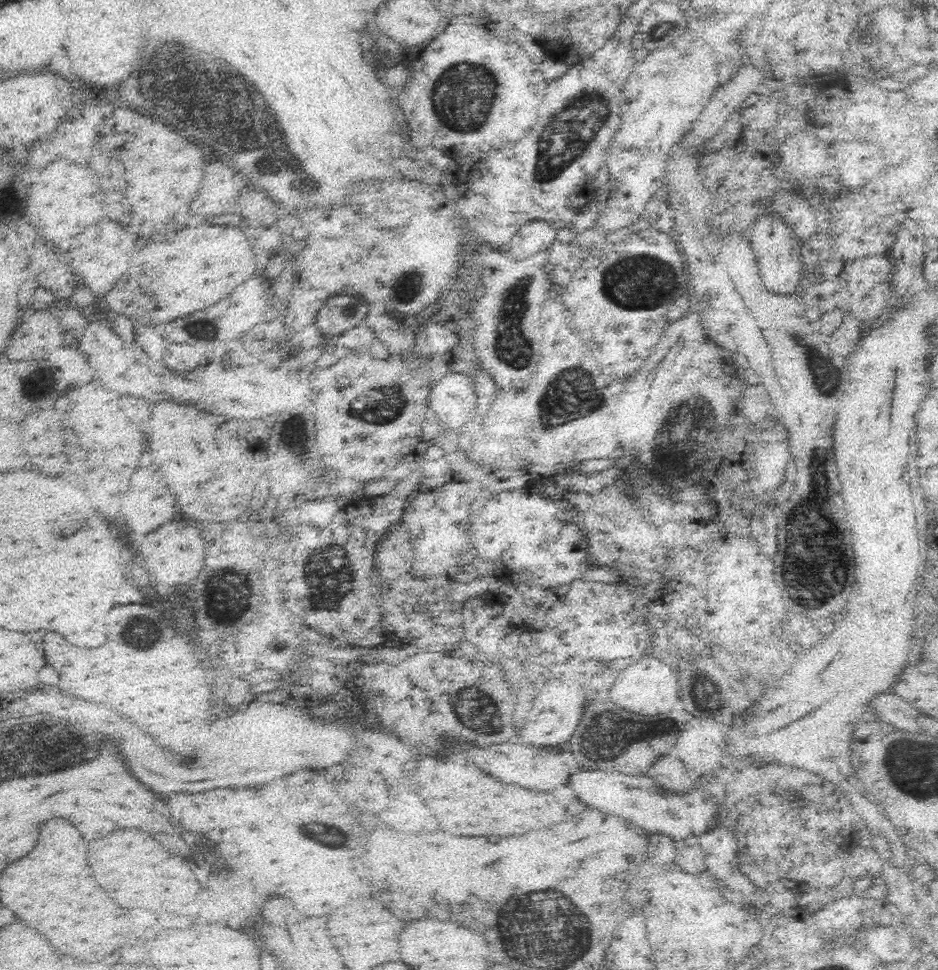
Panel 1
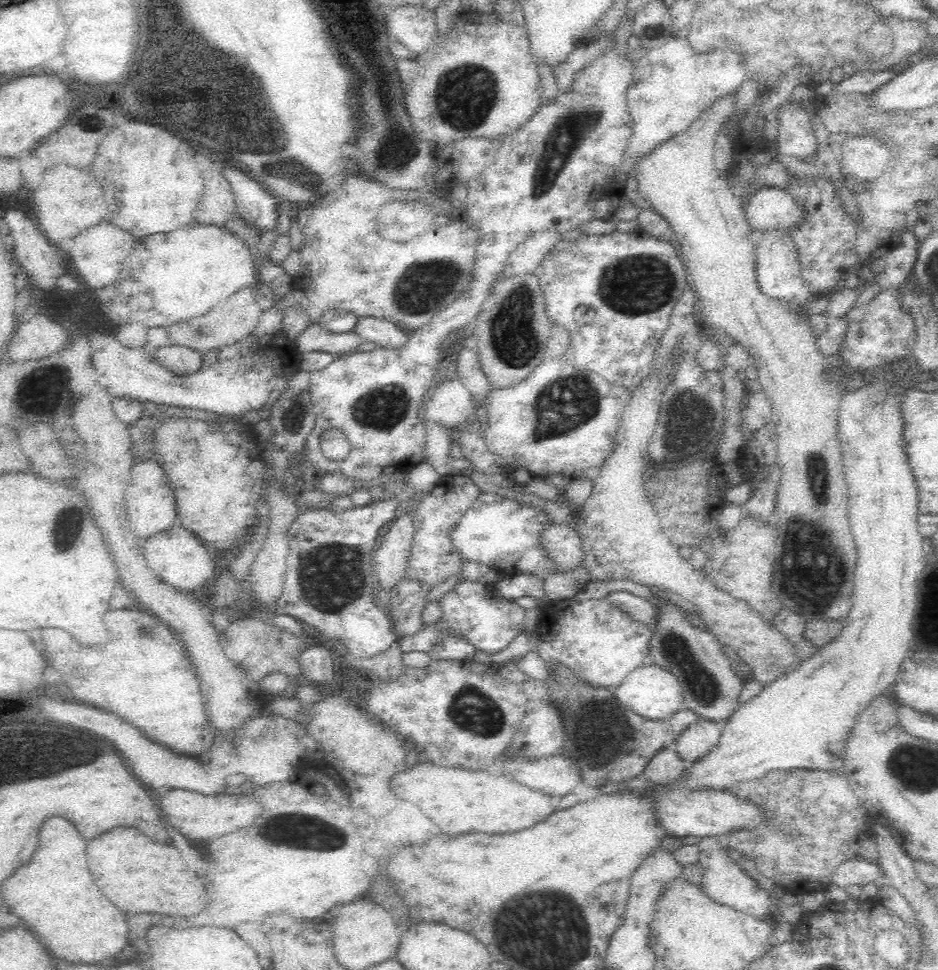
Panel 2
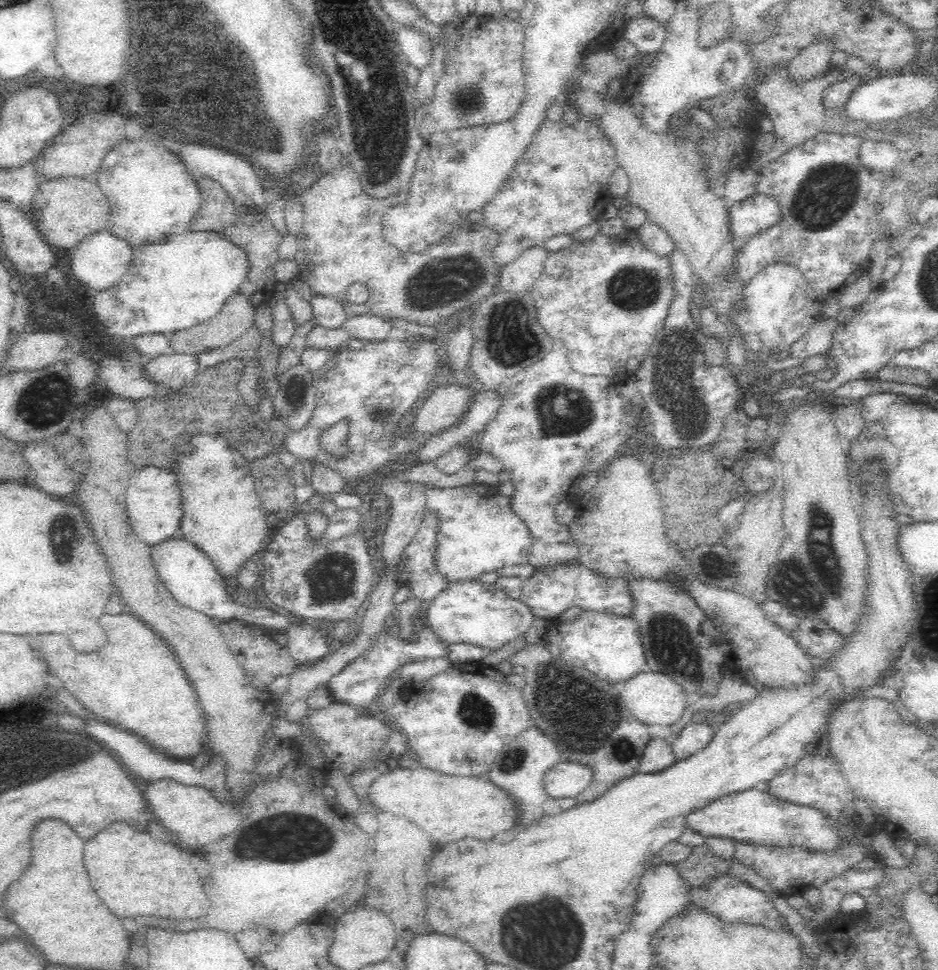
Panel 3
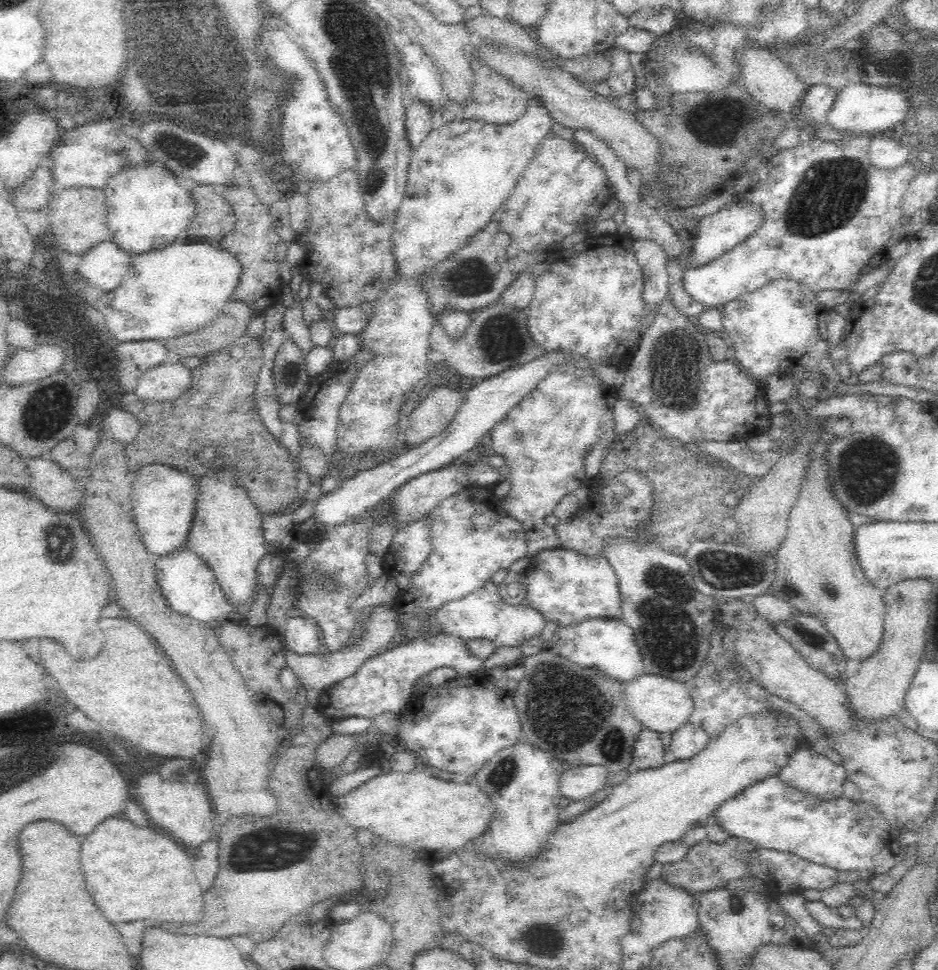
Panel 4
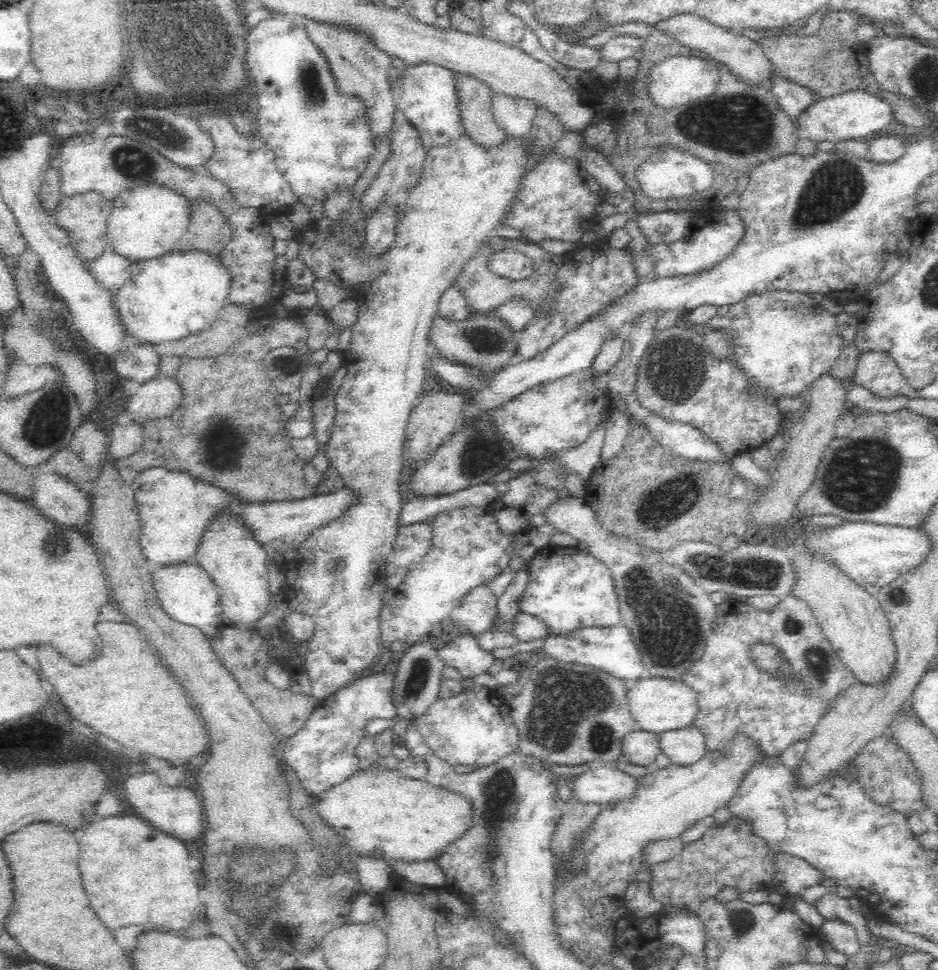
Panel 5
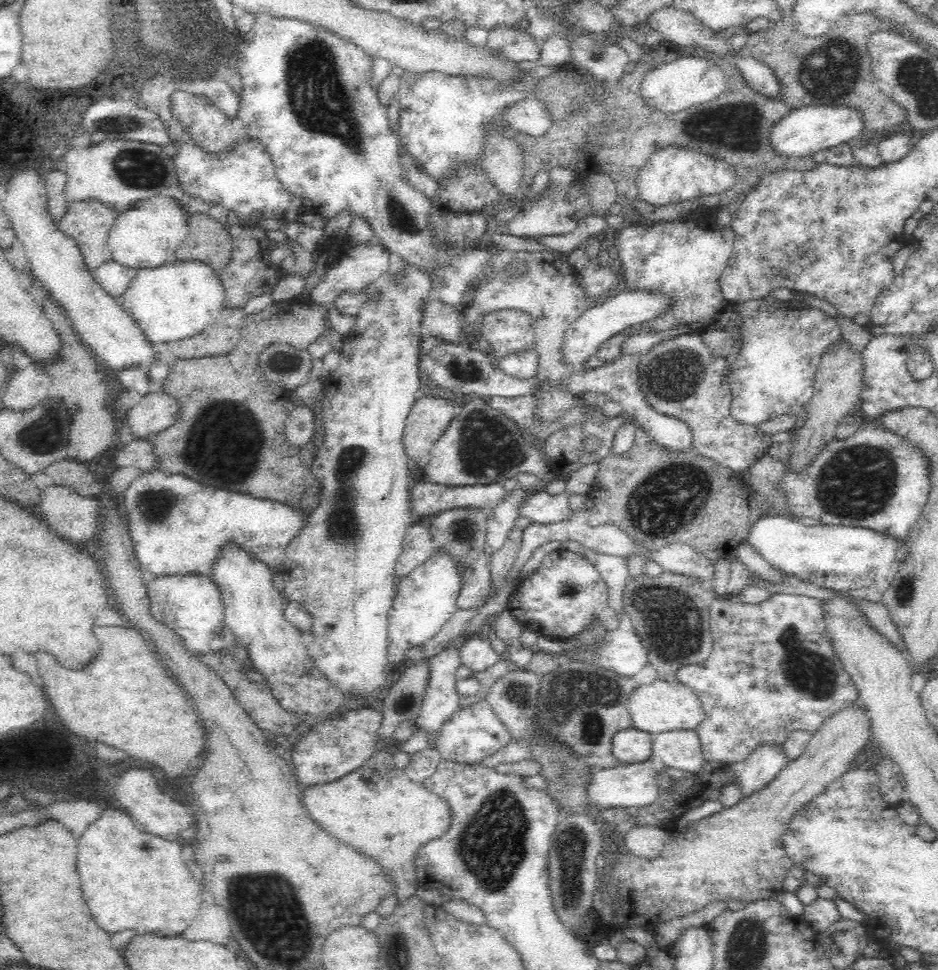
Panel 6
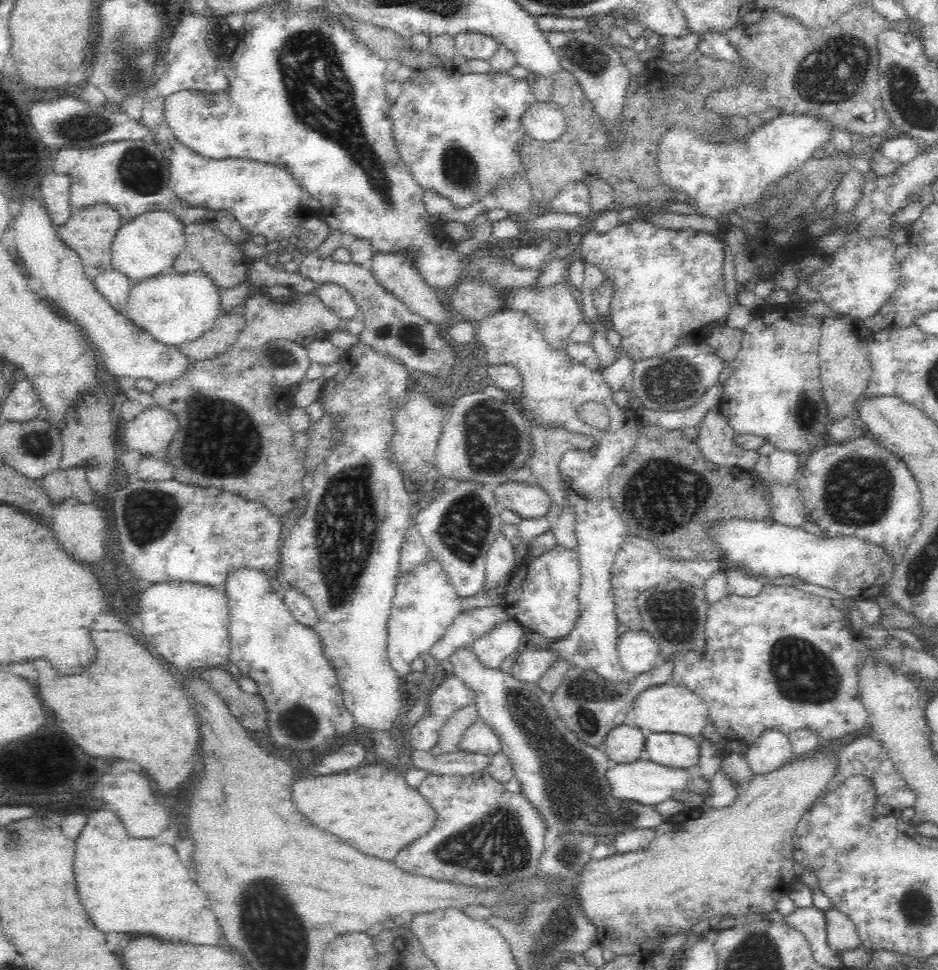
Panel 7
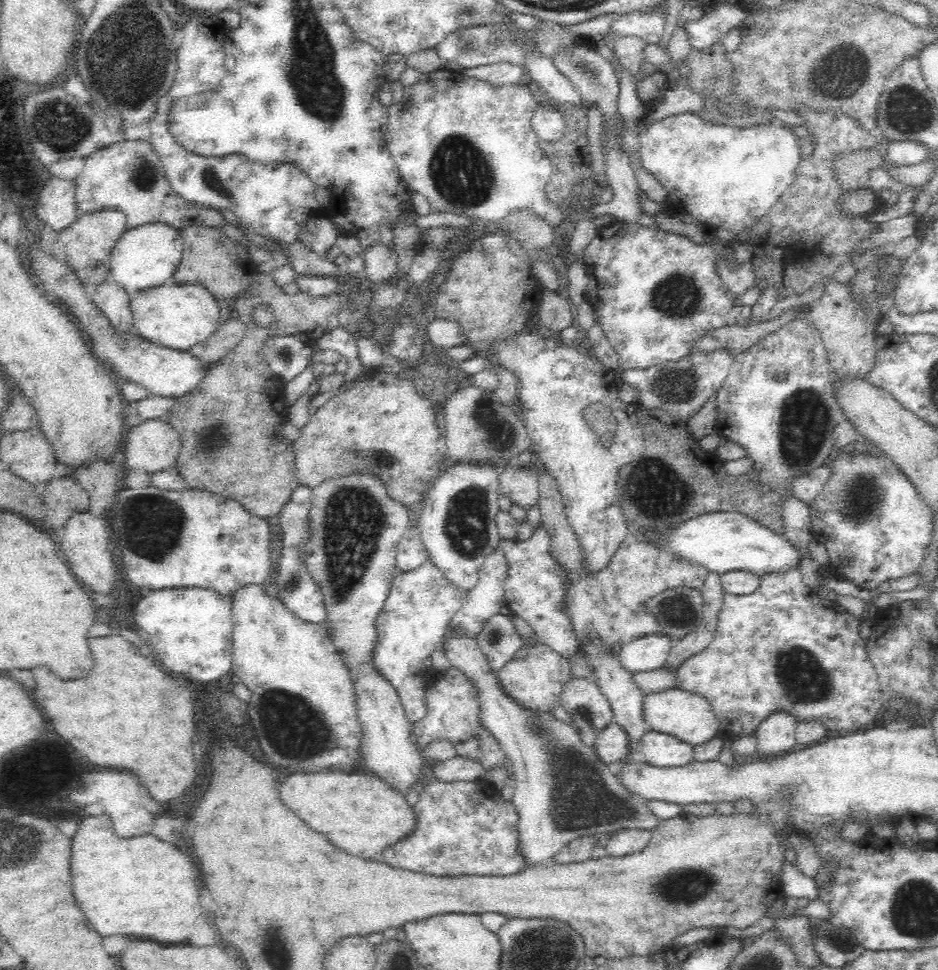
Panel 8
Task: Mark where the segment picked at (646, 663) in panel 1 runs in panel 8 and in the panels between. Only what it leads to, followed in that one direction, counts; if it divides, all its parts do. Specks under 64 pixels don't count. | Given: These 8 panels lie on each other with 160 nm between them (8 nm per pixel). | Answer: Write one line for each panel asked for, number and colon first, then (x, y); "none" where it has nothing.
2: (651, 691)
3: (655, 699)
4: (660, 704)
5: (658, 705)
6: (660, 706)
7: (666, 708)
8: (681, 713)

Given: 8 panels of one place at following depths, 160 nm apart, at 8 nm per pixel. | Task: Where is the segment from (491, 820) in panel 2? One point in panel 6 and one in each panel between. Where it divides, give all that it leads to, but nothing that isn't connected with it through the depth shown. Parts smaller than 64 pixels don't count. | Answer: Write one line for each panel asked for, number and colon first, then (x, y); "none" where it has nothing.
3: (447, 805)
4: (411, 807)
5: (411, 820)
6: (377, 810)

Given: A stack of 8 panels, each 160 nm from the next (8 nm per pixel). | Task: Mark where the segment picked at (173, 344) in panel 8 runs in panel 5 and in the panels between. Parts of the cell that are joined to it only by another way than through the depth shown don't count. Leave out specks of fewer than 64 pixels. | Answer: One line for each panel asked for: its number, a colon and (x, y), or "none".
5: (181, 292)
6: (180, 298)
7: (175, 307)

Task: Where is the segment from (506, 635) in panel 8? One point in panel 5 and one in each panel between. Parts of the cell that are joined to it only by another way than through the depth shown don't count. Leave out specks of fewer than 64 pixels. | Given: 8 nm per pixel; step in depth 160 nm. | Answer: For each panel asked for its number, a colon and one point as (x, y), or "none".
5: (463, 653)
6: (476, 654)
7: (491, 649)

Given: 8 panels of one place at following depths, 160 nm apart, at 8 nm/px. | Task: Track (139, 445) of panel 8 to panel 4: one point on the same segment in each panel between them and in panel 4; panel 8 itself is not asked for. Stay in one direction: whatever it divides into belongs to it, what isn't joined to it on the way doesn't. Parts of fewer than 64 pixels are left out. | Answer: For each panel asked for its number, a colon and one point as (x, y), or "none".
4: (161, 382)
5: (159, 396)
6: (156, 410)
7: (149, 432)

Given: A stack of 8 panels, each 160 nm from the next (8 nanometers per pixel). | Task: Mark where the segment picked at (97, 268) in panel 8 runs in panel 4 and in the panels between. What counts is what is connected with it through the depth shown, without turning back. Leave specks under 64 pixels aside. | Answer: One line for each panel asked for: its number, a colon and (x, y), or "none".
4: (78, 218)
5: (83, 217)
6: (88, 221)
7: (90, 230)

